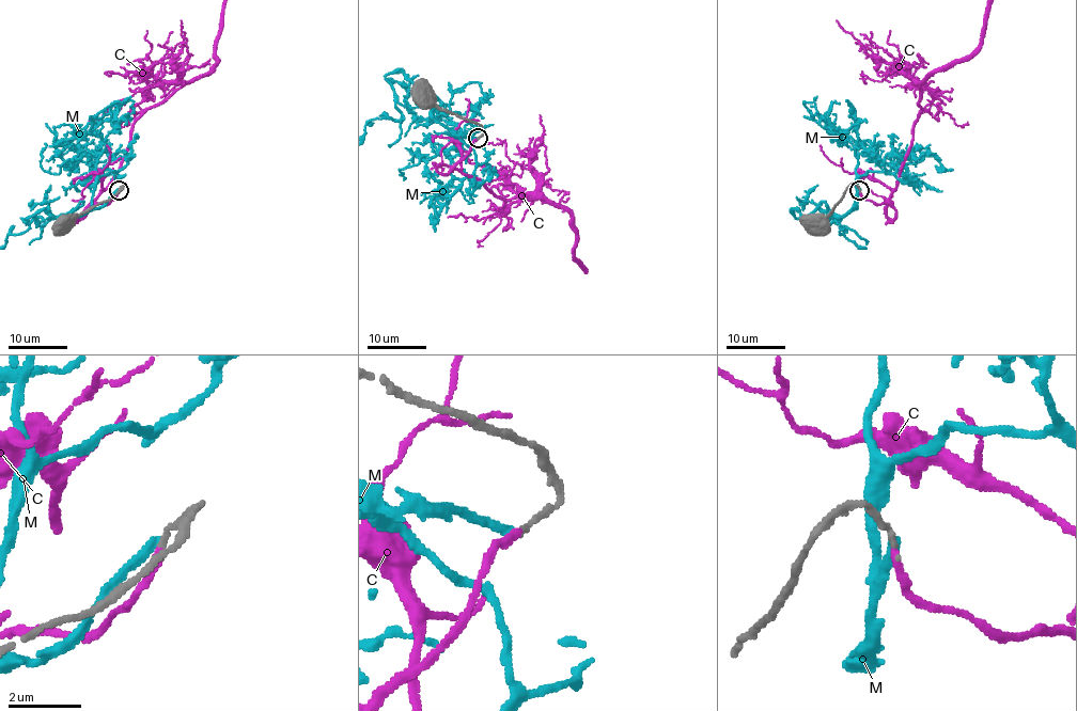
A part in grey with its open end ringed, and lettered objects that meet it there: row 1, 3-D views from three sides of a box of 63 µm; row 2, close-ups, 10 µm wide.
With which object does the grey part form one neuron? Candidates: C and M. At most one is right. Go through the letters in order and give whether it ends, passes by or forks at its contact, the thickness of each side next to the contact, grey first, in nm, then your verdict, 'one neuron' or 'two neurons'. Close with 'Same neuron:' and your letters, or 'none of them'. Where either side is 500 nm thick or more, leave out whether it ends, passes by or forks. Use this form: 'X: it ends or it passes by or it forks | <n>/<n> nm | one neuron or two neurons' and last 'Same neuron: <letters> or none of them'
C: it ends | 140/200 nm | one neuron
M: it ends | 160/240 nm | two neurons
Same neuron: C

